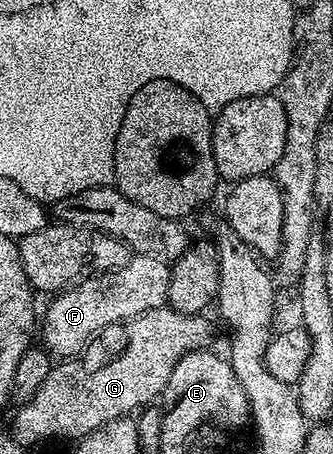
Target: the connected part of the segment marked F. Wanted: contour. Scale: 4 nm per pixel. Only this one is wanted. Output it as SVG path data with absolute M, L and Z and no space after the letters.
M134 255L126 267L87 277L77 285L57 292L51 298L54 300L51 301L50 308L46 311L46 320L43 323L41 320L40 323L40 339L42 335L43 341L41 340L41 342L44 344L45 350L55 356L62 355L58 357L73 357L79 354L82 348L110 323L134 319L136 316L148 313L157 307L167 306L169 280L170 267L165 261L147 255Z

